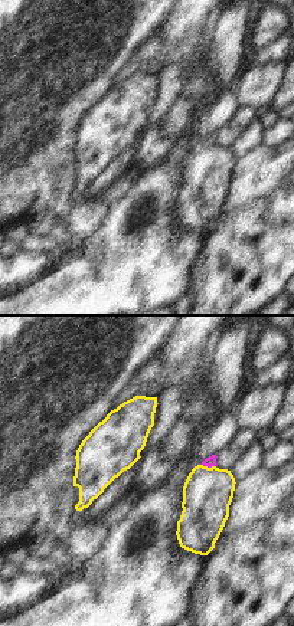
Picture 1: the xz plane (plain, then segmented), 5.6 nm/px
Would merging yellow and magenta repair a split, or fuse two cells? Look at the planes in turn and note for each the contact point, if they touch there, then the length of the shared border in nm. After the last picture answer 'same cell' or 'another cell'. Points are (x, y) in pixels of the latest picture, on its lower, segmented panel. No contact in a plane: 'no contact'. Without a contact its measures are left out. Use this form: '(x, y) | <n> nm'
(209, 468) | 80 nm

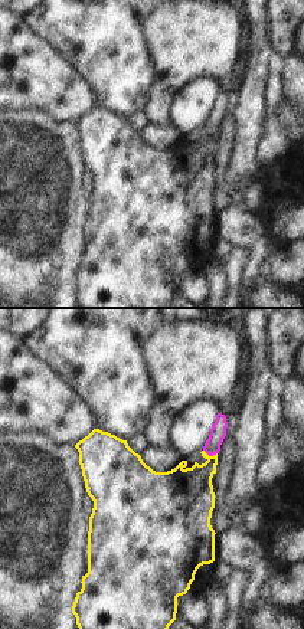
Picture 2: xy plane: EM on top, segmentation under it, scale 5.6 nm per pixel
(211, 456) | 80 nm

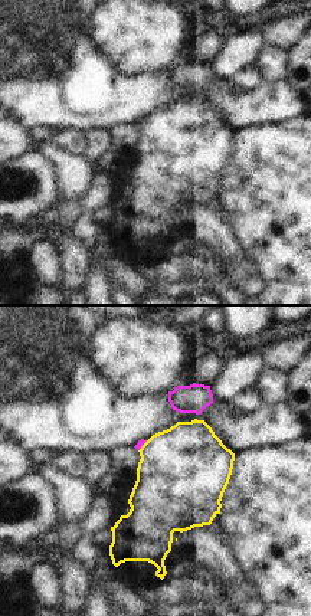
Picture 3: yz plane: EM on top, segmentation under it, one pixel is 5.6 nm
(141, 446) | 80 nm

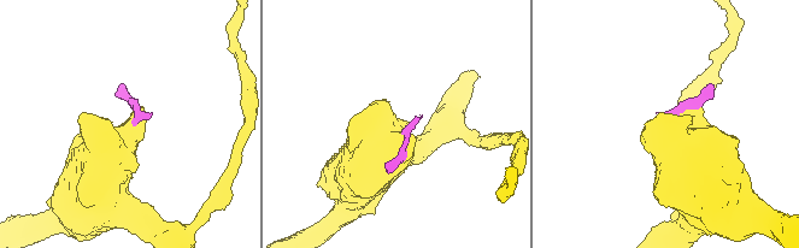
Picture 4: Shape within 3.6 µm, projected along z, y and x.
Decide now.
another cell

